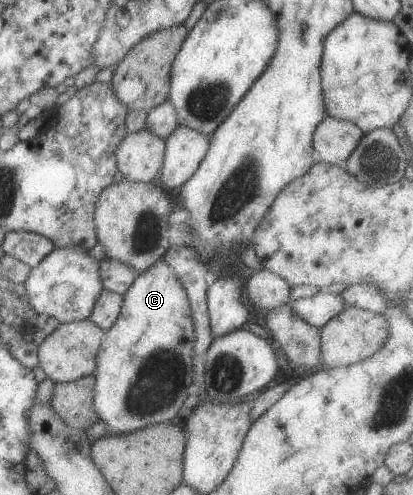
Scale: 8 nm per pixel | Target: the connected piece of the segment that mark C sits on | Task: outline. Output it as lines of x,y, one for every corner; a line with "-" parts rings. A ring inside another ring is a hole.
169,260
160,261
143,273
125,296
122,317
107,332
99,354
97,371
96,406
98,415
106,423
107,434
126,435
153,425
176,422
183,418
187,401
191,398
190,386
195,382
195,350
197,342
193,306
180,274
170,266

